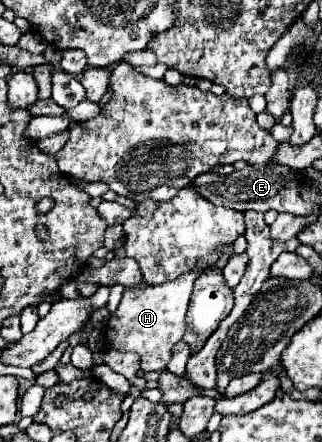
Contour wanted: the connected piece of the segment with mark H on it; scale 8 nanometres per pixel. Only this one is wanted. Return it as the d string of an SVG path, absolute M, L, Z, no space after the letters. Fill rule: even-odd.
M194 269L186 275L180 275L174 281L166 281L160 285L138 285L124 289L122 301L118 309L110 315L106 329L108 335L114 335L114 345L108 343L108 347L114 347L122 353L138 353L140 355L140 369L142 371L160 371L168 365L172 347L182 341L186 333L186 307L192 293L192 285L202 275L202 271Z

